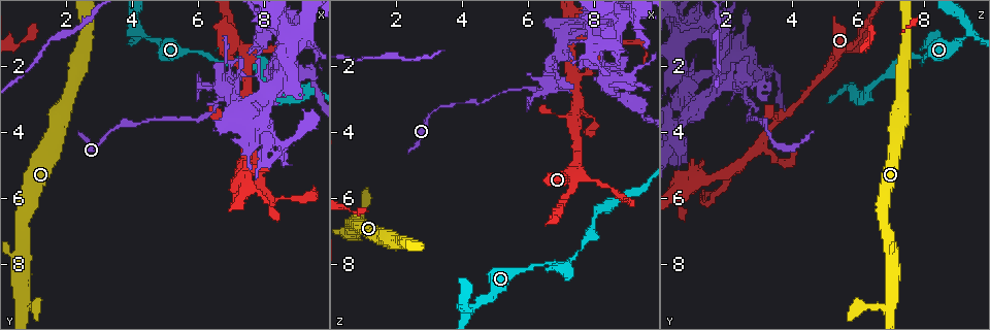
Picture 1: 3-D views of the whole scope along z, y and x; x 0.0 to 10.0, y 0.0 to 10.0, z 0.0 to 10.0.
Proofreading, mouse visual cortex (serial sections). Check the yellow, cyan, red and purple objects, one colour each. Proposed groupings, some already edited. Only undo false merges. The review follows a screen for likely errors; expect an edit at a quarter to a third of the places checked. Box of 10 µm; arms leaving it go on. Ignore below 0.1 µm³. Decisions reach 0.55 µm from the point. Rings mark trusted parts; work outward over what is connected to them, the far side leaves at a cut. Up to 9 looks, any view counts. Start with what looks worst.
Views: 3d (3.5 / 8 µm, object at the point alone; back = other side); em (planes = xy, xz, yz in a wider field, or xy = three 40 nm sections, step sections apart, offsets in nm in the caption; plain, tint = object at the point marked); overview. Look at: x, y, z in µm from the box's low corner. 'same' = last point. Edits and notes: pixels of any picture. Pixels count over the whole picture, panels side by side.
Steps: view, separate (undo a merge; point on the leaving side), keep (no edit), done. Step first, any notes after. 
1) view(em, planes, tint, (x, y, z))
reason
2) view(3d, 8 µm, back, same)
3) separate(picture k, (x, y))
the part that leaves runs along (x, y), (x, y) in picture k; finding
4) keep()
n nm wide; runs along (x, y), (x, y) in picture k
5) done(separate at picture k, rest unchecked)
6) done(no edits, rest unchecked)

view(3d, 3.5 µm, (8.65, 1.50, 2.20))
abrupt turn

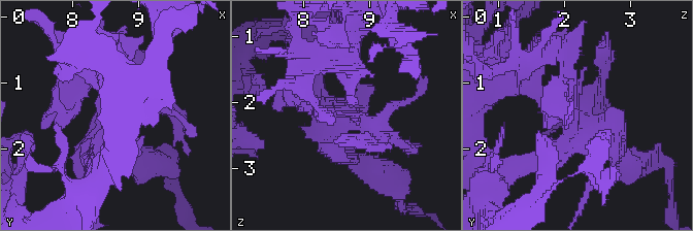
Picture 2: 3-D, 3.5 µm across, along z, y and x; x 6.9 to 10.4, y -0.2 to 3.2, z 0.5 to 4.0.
view(em, planes, tint, (8.70, 1.55, 2.25))

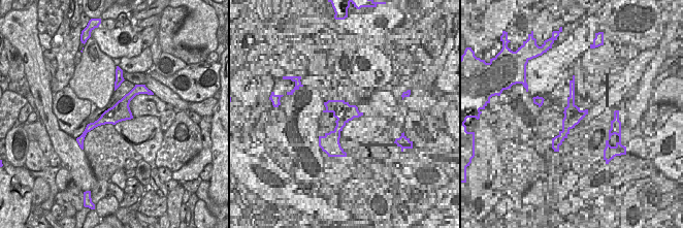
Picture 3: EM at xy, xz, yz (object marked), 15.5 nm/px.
separate(picture 2, (99, 136))
two cells meet here

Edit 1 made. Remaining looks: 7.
view(overview)
see it whole again

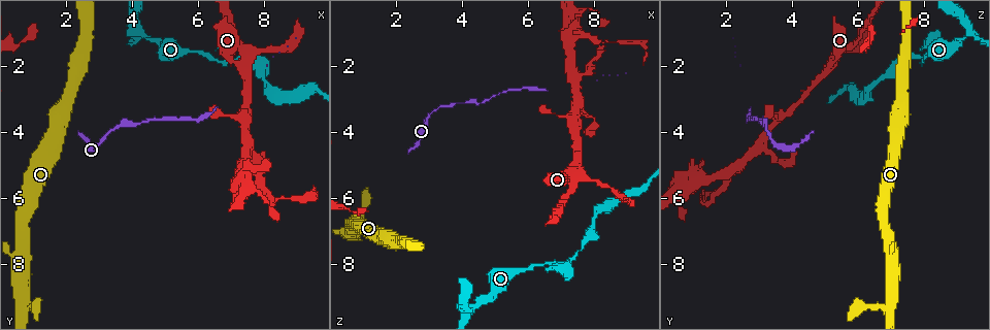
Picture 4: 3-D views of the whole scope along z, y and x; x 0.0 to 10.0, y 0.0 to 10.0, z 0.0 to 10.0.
view(3d, 3.5 µm, back, (4.35, 1.10, 9.25))

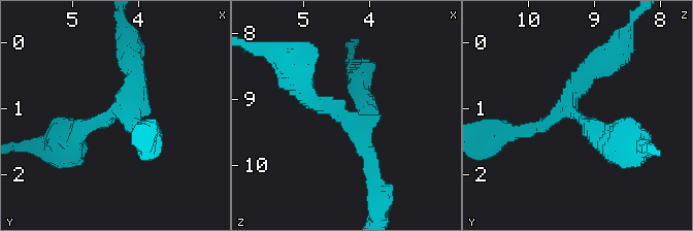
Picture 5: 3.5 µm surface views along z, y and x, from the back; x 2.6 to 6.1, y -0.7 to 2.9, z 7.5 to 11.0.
view(em, xy, step 2, tint, (4.40, 1.10, 9.30))
3 arms; arms of 200, 300, 300 nm

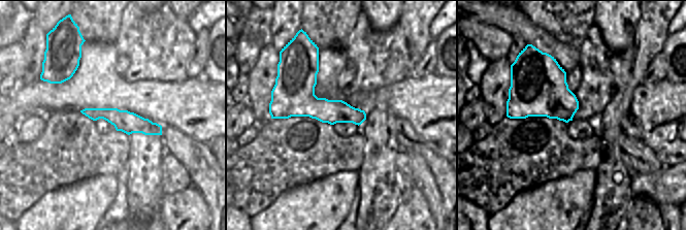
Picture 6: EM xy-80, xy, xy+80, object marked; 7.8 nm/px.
keep()
runs along (85, 111), (111, 114), (159, 132) in picture 6; continuous, no second cell

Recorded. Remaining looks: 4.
view(3d, 3.5 µm, (7.40, 4.95, 2.35))
narrows sharply

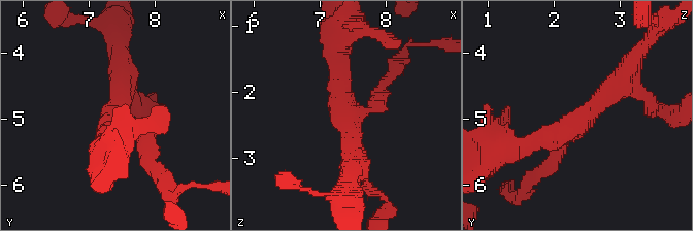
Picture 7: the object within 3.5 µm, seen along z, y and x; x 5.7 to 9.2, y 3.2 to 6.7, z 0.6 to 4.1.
view(em, xy, step 5, tint, (7.35, 5.00, 2.40))
3 arms; arms of 200, 300, 350 nm

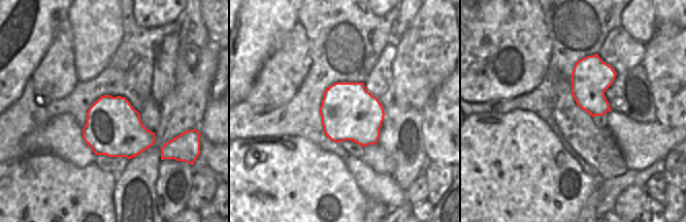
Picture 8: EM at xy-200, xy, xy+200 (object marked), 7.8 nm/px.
separate(picture 7, (386, 83))
440 nm wide; the part that leaves runs along (369, 106), (395, 72), (407, 43) in picture 7; a second cell is stuck on

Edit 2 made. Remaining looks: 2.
view(3d, 3.5 µm, (0.70, 9.10, 7.00))
calibre changes

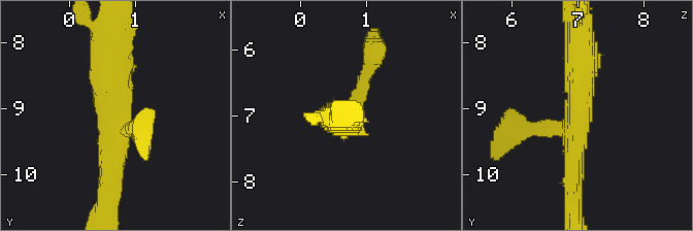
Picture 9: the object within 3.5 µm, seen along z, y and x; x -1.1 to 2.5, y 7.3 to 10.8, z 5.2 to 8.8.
view(em, xy, step 3, tint, (0.70, 9.10, 7.05))

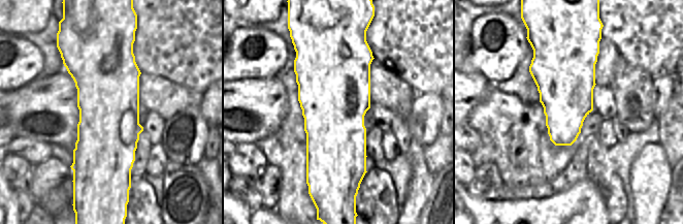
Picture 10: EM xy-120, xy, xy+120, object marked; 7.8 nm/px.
keep()
runs along (581, 42), (579, 121), (526, 131) in picture 9; all the same cell

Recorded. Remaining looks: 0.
done(separate at picture 2, separate at picture 7, rest unchecked)

